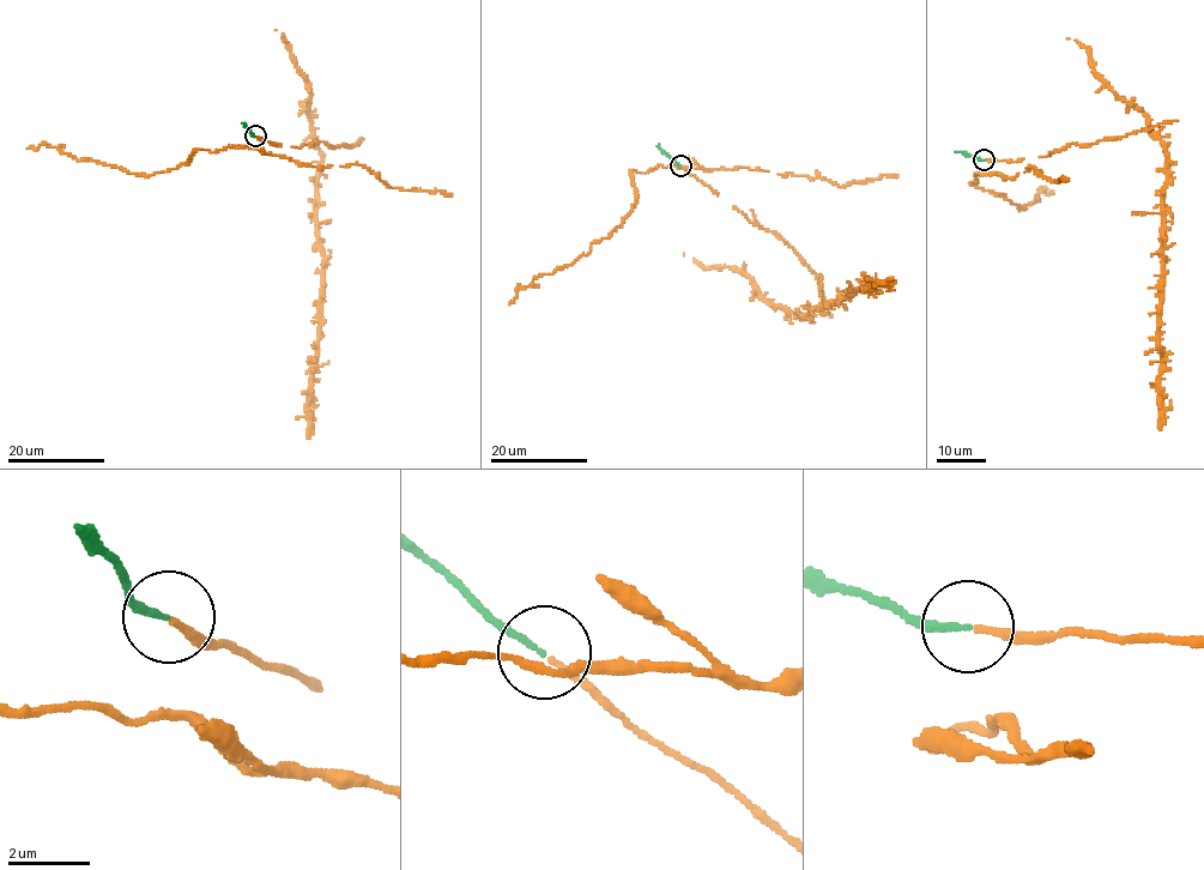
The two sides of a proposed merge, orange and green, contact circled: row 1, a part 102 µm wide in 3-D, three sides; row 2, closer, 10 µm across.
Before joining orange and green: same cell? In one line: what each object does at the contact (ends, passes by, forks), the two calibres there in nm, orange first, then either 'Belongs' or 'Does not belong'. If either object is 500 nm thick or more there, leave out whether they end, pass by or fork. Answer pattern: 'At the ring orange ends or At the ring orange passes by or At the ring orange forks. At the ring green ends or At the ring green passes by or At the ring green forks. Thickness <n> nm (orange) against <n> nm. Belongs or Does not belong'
At the ring orange ends. At the ring green ends. Thickness 140 nm (orange) against 140 nm. Belongs

